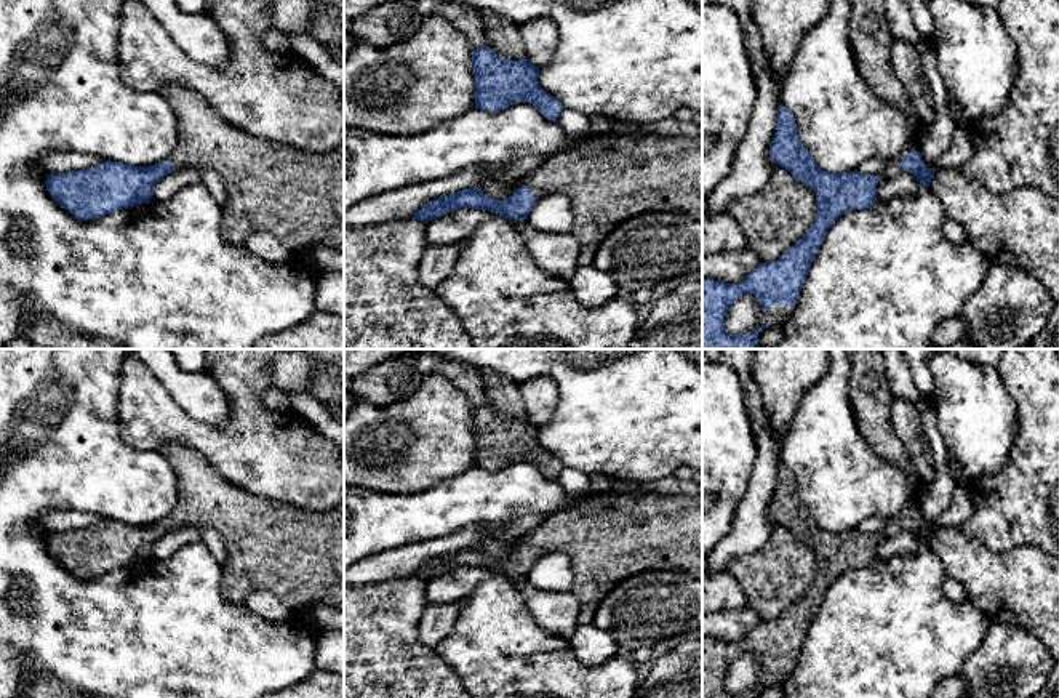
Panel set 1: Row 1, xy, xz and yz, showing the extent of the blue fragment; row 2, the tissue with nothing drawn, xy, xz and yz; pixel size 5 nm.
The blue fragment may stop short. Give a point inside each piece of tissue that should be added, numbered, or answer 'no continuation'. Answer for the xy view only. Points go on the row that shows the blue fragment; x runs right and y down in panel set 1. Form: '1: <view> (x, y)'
no continuation

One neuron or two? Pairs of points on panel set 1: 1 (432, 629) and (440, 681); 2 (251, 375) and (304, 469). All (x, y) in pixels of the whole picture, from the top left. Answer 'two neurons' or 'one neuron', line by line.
1: two neurons
2: one neuron

